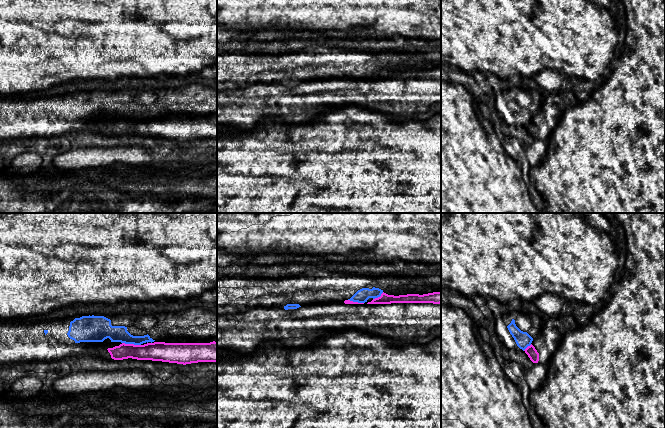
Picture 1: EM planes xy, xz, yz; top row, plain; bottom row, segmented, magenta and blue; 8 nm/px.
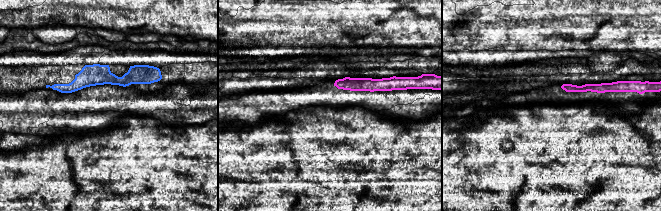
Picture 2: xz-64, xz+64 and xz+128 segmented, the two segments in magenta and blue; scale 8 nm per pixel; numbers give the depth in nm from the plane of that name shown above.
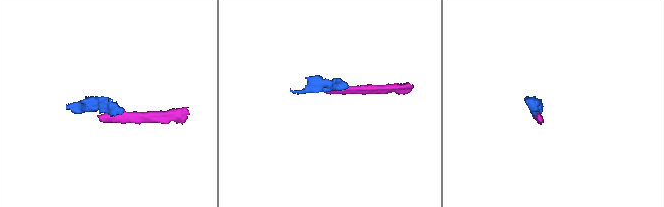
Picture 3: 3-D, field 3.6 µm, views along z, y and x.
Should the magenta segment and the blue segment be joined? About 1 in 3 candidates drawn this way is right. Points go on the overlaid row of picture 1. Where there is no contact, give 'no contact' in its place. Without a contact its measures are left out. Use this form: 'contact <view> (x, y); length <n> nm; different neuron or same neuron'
contact xy (131, 344); length 150 nm; different neuron

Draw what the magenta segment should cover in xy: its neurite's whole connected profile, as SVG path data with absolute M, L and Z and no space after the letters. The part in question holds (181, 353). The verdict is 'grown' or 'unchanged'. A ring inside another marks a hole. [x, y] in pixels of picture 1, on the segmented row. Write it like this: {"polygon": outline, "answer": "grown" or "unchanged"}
{"polygon": "M186 337L168 338L134 345L112 342L109 338L101 342L105 348L96 356L107 360L152 360L177 364L217 362L217 337L192 340Z", "answer": "grown"}

